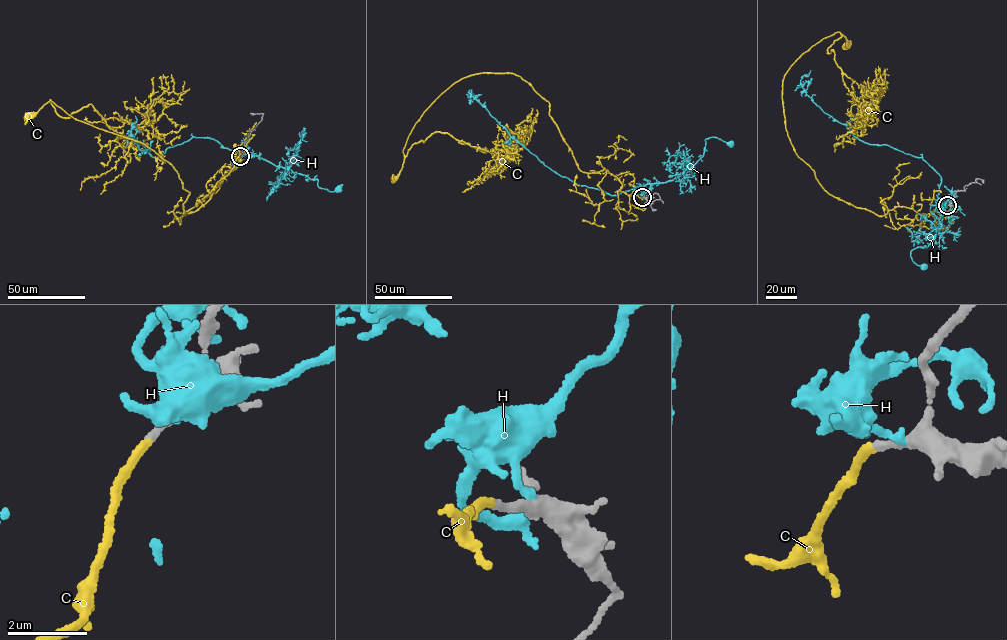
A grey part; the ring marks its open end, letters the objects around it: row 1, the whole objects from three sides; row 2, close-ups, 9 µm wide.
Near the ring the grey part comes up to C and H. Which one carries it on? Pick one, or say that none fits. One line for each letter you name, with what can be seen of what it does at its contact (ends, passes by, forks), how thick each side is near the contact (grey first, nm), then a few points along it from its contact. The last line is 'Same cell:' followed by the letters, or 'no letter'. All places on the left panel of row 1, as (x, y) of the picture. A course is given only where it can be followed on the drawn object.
C: it ends | 200/190 nm | via (240, 156), (208, 201), (185, 215), (190, 193), (176, 170), (144, 145), (75, 119), (50, 99), (27, 117)
Same cell: C

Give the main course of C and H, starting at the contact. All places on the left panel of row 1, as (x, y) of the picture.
C: (240, 156), (208, 201), (185, 215), (190, 193), (176, 170), (144, 145), (75, 119), (50, 99), (27, 117)
H: (241, 155), (259, 156), (276, 166), (316, 179), (319, 187), (333, 192), (338, 189)

